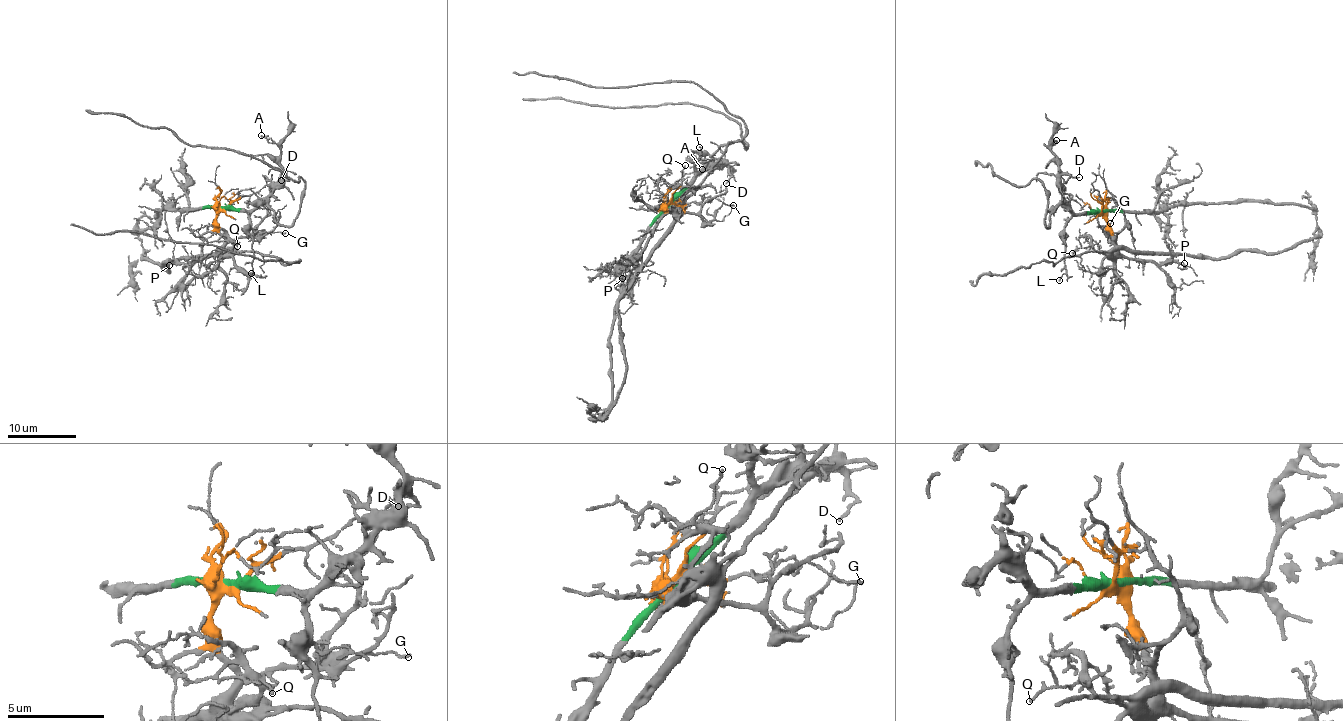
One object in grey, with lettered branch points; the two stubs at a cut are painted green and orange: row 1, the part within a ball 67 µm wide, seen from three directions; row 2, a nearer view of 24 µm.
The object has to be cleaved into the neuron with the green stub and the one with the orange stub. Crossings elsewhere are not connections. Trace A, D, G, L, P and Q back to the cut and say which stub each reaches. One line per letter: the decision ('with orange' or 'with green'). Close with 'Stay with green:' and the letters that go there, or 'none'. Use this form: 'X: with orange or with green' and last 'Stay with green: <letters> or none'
A: with green
D: with green
G: with orange
L: with green
P: with orange
Q: with orange
Stay with green: A, D, L

